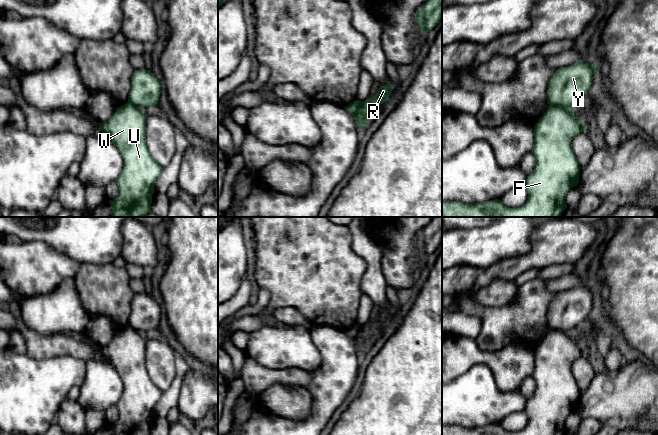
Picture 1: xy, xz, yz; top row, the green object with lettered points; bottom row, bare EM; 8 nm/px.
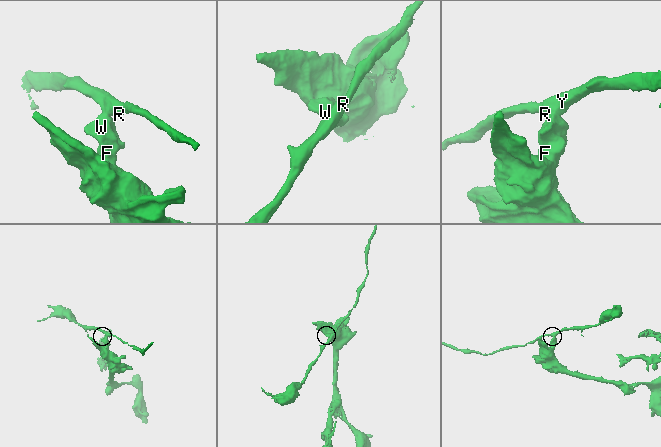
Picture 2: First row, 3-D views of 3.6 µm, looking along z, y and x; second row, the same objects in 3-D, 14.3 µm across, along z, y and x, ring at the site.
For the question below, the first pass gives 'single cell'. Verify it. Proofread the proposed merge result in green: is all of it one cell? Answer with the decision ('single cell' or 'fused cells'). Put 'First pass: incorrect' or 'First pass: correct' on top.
First pass: incorrect
fused cells

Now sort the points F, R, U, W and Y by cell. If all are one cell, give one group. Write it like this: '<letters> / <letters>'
F U W / R Y

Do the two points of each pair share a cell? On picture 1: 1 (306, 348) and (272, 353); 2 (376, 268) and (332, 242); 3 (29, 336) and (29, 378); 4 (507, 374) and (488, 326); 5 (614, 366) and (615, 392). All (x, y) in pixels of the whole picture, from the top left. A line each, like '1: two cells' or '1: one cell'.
1: one cell
2: two cells
3: two cells
4: two cells
5: two cells

